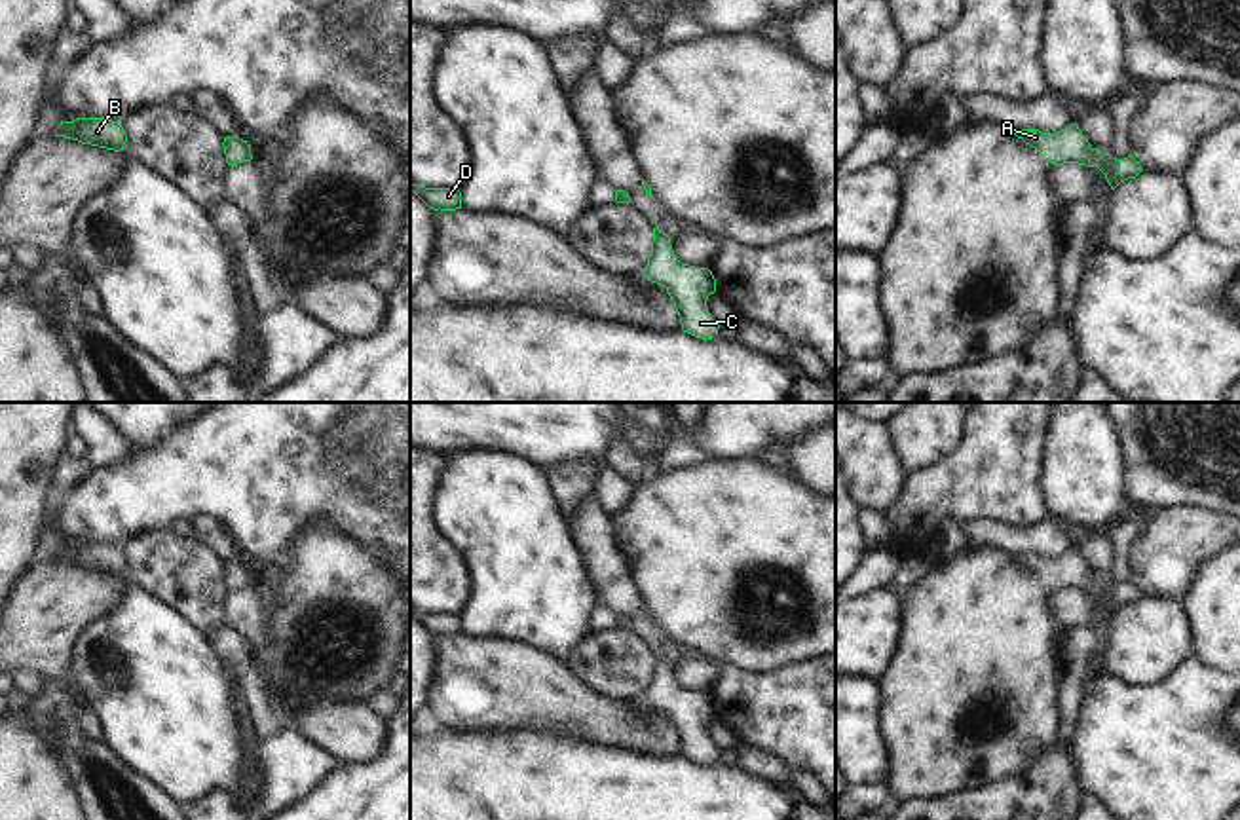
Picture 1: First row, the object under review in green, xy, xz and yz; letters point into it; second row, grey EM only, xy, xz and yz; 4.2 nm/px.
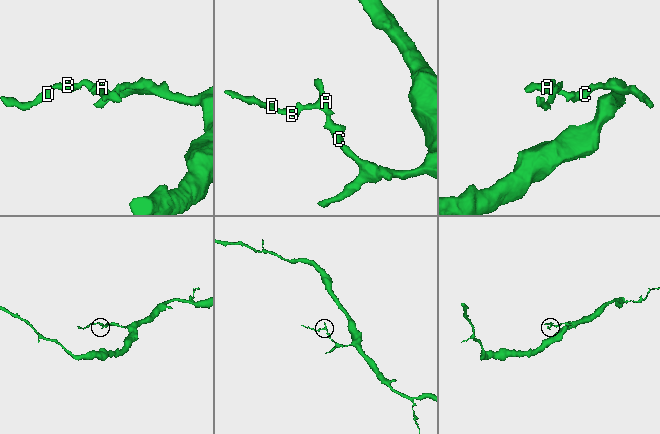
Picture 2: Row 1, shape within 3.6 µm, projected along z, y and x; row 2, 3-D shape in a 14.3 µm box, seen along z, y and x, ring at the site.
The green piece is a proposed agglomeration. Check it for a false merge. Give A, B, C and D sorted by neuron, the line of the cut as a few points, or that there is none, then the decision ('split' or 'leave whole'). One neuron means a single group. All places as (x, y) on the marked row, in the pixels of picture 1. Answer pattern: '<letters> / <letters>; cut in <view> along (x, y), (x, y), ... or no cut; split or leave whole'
A B C D; no cut; leave whole

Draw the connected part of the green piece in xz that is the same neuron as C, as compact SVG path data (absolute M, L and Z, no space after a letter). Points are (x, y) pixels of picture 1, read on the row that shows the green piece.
M653 228L651 254L644 268L644 277L667 289L678 311L682 330L712 340L720 325L710 317L706 300L716 292L716 279L708 268L682 264L670 245L670 237Z

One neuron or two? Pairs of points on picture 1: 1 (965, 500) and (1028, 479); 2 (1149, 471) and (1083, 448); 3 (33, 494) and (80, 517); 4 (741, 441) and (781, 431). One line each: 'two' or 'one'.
1: one
2: two
3: two
4: one

